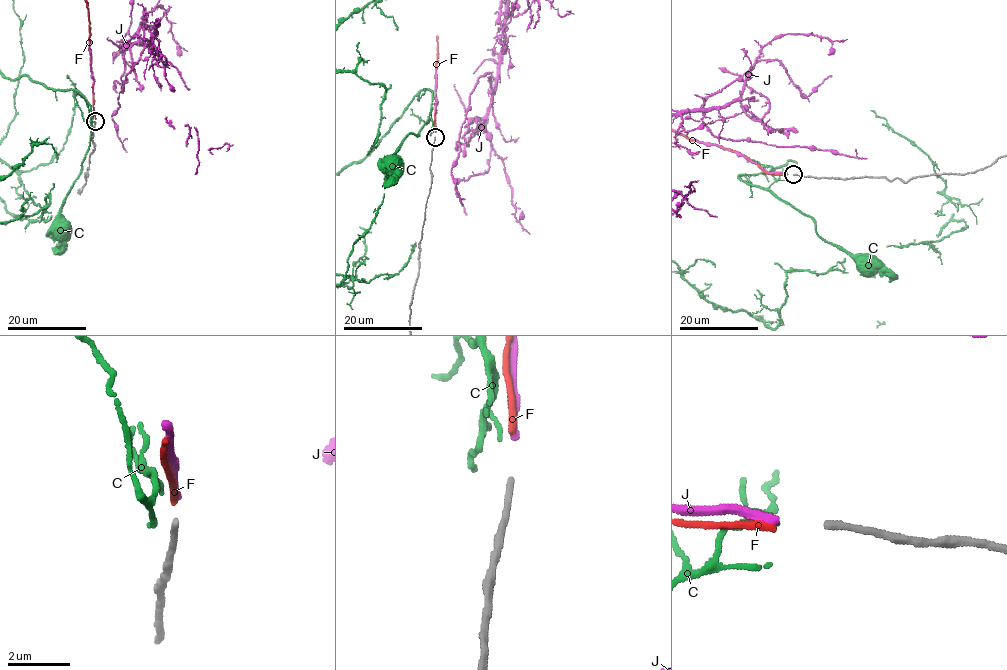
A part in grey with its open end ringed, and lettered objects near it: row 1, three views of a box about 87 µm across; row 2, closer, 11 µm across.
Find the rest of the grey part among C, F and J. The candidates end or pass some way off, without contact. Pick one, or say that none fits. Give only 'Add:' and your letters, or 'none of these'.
Add: F

